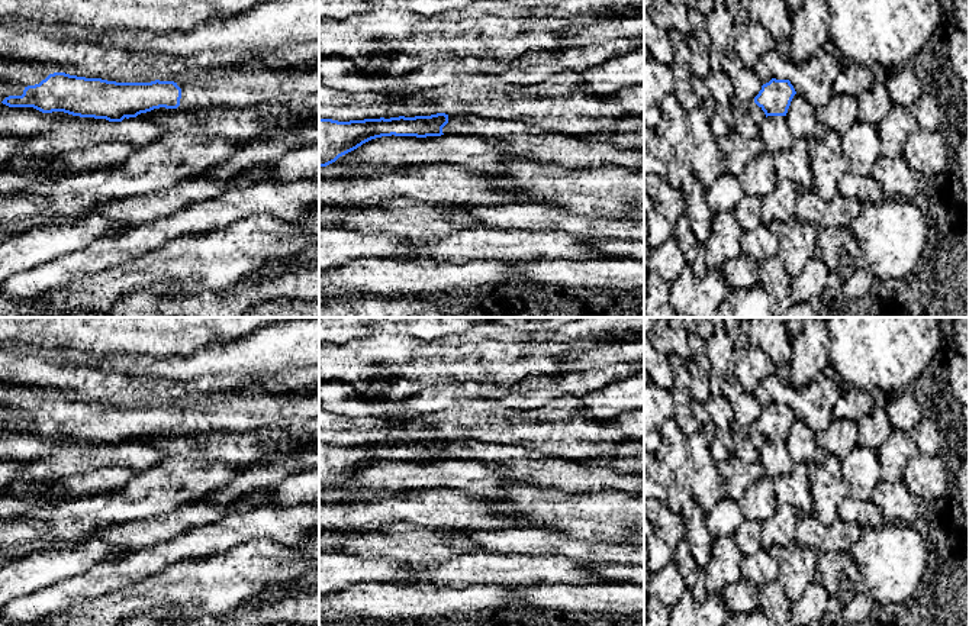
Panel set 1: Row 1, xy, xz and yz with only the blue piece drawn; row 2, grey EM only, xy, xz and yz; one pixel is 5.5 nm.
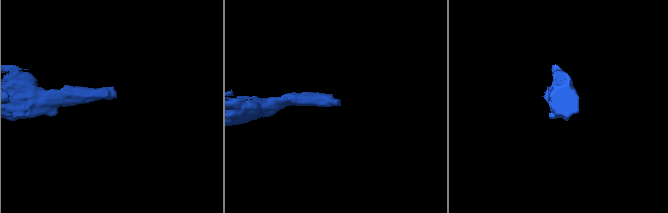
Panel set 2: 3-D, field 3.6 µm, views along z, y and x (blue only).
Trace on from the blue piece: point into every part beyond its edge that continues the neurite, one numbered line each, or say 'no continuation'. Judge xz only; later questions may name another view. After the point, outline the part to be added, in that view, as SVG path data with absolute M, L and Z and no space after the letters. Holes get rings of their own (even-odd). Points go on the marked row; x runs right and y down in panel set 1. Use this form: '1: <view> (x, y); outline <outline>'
no continuation

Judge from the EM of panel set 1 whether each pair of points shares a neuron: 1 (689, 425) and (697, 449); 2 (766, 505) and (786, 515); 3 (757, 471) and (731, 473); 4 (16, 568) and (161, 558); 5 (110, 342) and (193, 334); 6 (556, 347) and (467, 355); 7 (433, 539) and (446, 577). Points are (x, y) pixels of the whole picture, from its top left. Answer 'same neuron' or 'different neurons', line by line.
1: different neurons
2: different neurons
3: same neuron
4: different neurons
5: same neuron
6: same neuron
7: different neurons

